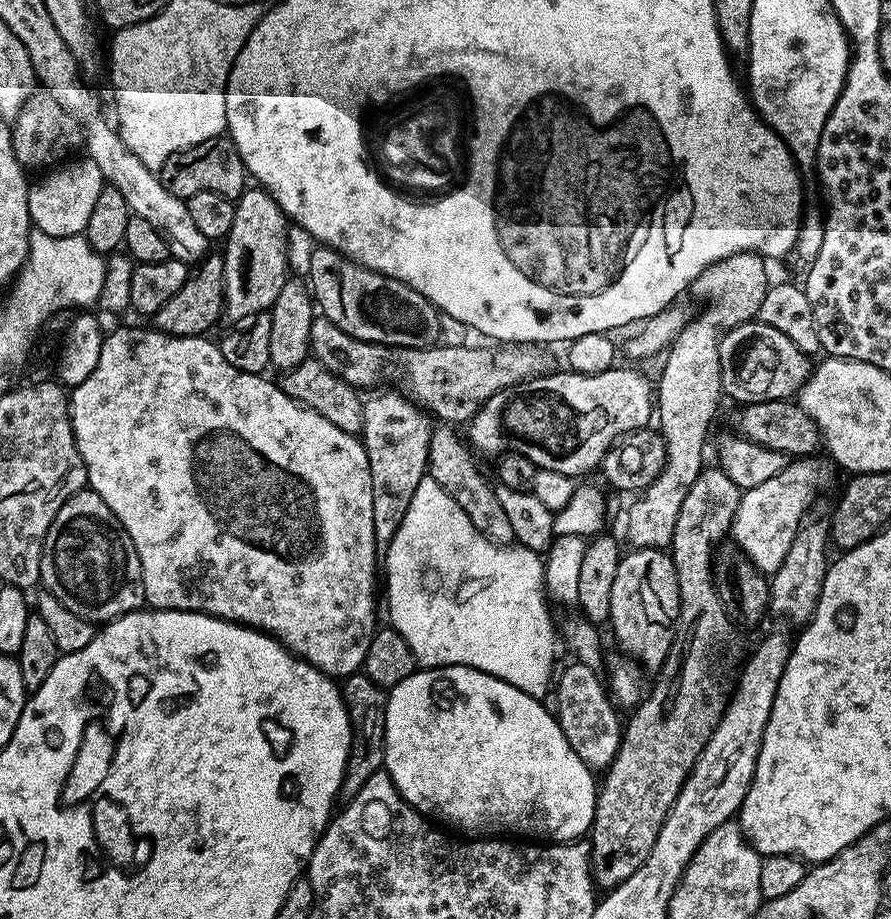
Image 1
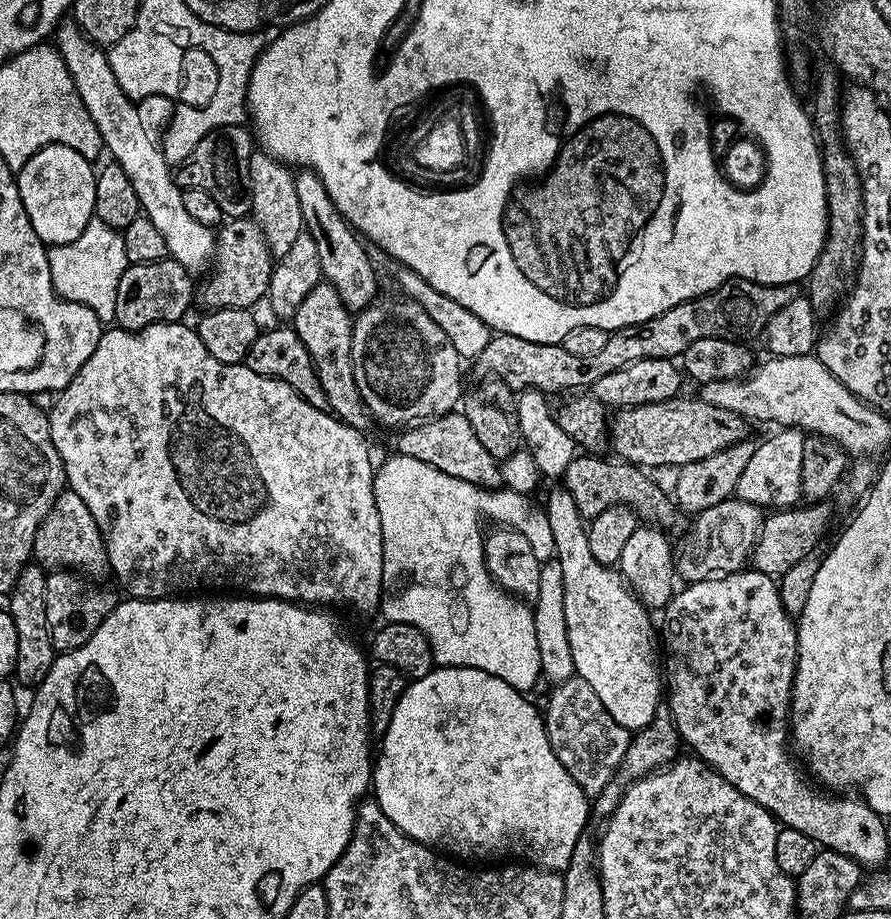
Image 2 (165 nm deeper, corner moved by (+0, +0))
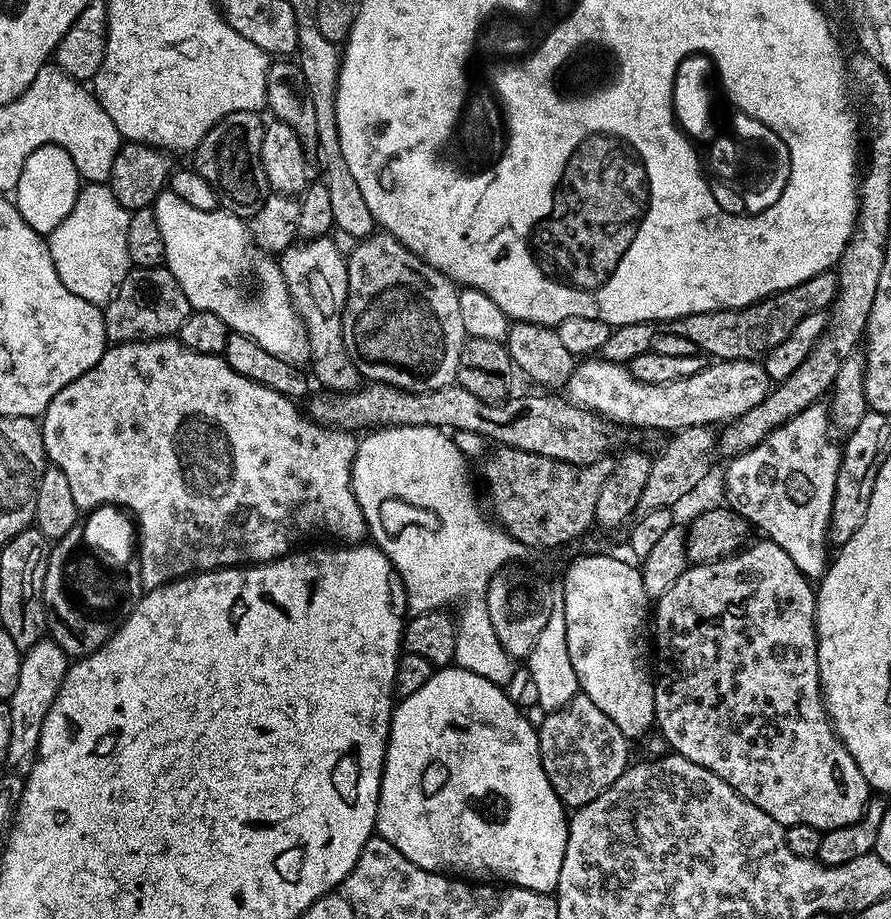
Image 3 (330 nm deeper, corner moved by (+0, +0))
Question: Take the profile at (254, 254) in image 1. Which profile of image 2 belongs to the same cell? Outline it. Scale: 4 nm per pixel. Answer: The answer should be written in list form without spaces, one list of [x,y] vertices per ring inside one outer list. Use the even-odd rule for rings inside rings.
[[[254,150],[250,154],[250,182],[252,183],[251,219],[262,230],[268,249],[278,258],[290,250],[291,244],[304,231],[302,206],[298,206],[298,190],[293,169],[283,160],[276,160],[267,150]]]

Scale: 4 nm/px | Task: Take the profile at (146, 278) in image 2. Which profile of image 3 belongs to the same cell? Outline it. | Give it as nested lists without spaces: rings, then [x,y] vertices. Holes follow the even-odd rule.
[[[166,266],[158,268],[129,267],[126,278],[115,294],[103,305],[104,329],[112,344],[129,344],[139,340],[162,340],[179,333],[182,322],[194,309],[182,294],[182,286]]]

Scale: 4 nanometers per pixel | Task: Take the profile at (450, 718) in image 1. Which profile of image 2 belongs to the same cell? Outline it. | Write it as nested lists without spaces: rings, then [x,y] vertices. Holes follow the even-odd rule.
[[[433,667],[430,674],[426,674],[421,680],[411,681],[404,689],[398,706],[394,706],[394,718],[390,718],[390,726],[383,732],[382,740],[384,745],[381,748],[379,745],[378,755],[374,760],[370,788],[382,814],[386,814],[386,818],[390,818],[390,822],[394,822],[394,826],[398,826],[398,830],[405,832],[409,838],[449,857],[462,860],[512,854],[514,858],[526,859],[523,861],[533,867],[548,871],[562,872],[568,867],[574,846],[585,833],[586,822],[590,820],[590,800],[558,760],[547,736],[545,717],[523,693],[514,690],[509,683],[473,668]]]

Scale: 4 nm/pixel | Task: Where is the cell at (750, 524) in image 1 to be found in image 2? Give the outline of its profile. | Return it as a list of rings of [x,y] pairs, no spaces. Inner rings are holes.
[[[729,498],[710,506],[706,510],[695,513],[696,520],[687,529],[688,537],[681,544],[677,543],[674,548],[674,572],[681,581],[691,582],[694,580],[707,580],[717,574],[739,572],[749,563],[752,548],[756,545],[756,539],[760,533],[760,527],[764,521],[762,509],[757,504],[751,504],[745,500]]]

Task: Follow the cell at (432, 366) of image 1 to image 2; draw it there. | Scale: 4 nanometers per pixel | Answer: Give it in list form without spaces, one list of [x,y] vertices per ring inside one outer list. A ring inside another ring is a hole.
[[[733,278],[712,292],[682,302],[646,322],[617,328],[609,335],[606,346],[602,346],[602,350],[597,350],[595,354],[570,354],[563,343],[526,342],[526,338],[496,334],[478,360],[484,363],[488,371],[485,373],[506,382],[513,390],[537,388],[545,394],[588,390],[598,382],[598,378],[606,378],[606,374],[614,374],[628,364],[683,357],[684,351],[698,342],[698,338],[751,341],[751,336],[759,337],[766,322],[770,322],[770,318],[782,310],[782,306],[794,302],[797,294],[796,284],[759,284],[753,280]]]

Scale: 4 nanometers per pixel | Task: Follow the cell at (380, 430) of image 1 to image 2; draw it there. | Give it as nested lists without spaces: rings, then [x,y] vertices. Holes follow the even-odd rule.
[[[377,298],[355,313],[350,342],[358,394],[362,394],[369,417],[391,430],[403,430],[433,416],[445,416],[462,400],[462,358],[450,346],[450,338],[446,338],[422,306],[407,298],[399,299]]]

